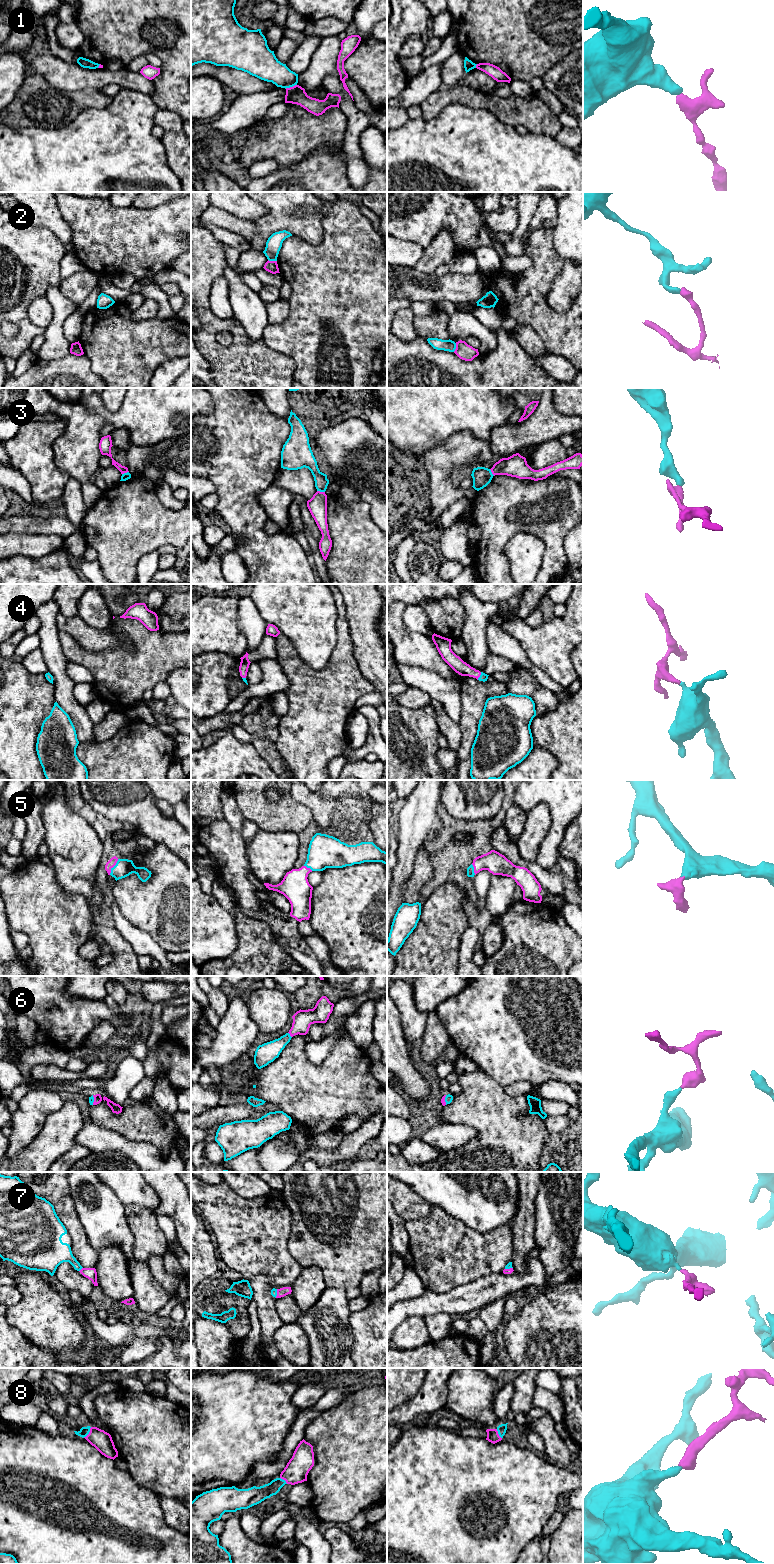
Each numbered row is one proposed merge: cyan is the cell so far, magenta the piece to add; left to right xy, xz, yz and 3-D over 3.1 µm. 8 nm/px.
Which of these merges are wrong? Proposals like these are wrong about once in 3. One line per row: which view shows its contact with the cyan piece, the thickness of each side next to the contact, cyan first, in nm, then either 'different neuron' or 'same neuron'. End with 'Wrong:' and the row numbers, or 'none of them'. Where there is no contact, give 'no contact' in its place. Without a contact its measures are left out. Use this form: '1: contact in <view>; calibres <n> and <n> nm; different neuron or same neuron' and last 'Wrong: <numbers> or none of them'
1: contact in xz; calibres 220 and 140 nm; different neuron
2: contact in xz; calibres 130 and 100 nm; different neuron
3: contact in xz; calibres 110 and 160 nm; different neuron
4: contact in yz; calibres 70 and 110 nm; same neuron
5: contact in xy; calibres 140 and 70 nm; same neuron
6: contact in xz; calibres 160 and 160 nm; same neuron
7: contact in xy; calibres 200 and 90 nm; same neuron
8: contact in xy; calibres 80 and 160 nm; same neuron
Wrong: 1, 2, 3

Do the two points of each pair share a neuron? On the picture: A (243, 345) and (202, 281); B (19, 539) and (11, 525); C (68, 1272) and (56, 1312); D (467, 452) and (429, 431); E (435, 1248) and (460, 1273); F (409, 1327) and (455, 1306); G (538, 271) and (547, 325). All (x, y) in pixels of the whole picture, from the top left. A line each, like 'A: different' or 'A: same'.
A: same
B: different
C: different
D: different
E: same
F: different
G: same

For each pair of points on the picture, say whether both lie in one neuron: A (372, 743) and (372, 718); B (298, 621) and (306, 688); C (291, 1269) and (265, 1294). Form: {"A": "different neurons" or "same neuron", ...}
{"A": "same neuron", "B": "different neurons", "C": "different neurons"}

